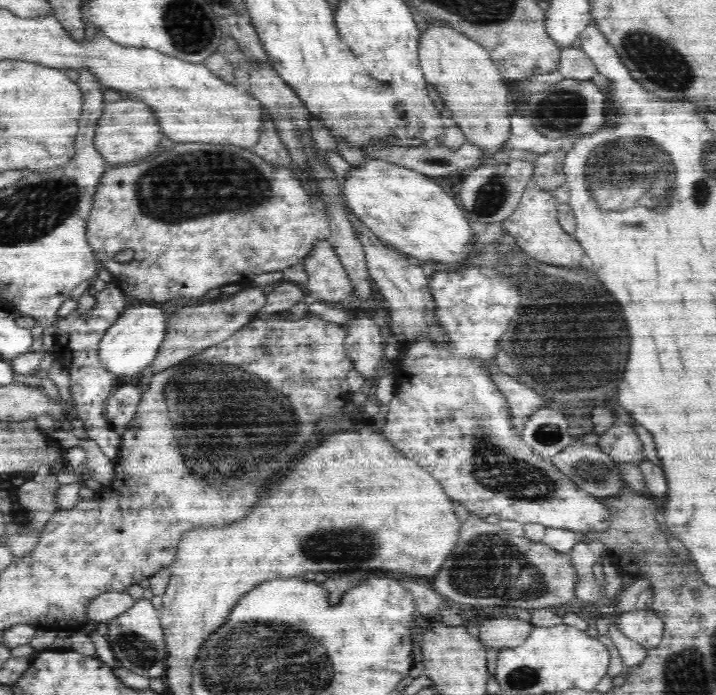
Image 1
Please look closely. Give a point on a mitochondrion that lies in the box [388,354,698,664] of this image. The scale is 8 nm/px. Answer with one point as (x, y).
(487, 566)

